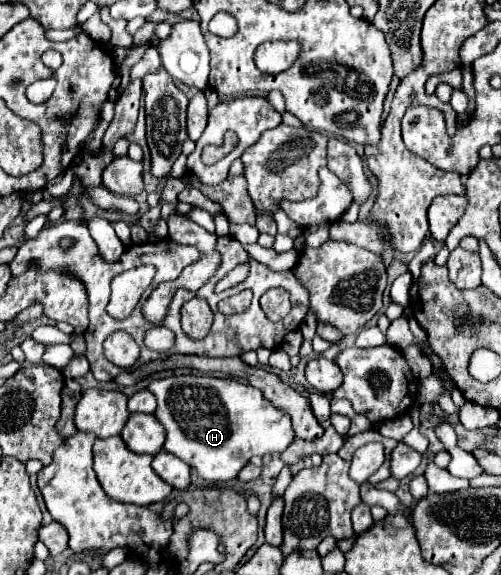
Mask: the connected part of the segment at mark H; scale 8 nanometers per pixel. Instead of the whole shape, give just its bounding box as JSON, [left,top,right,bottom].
[149,375,293,481]

